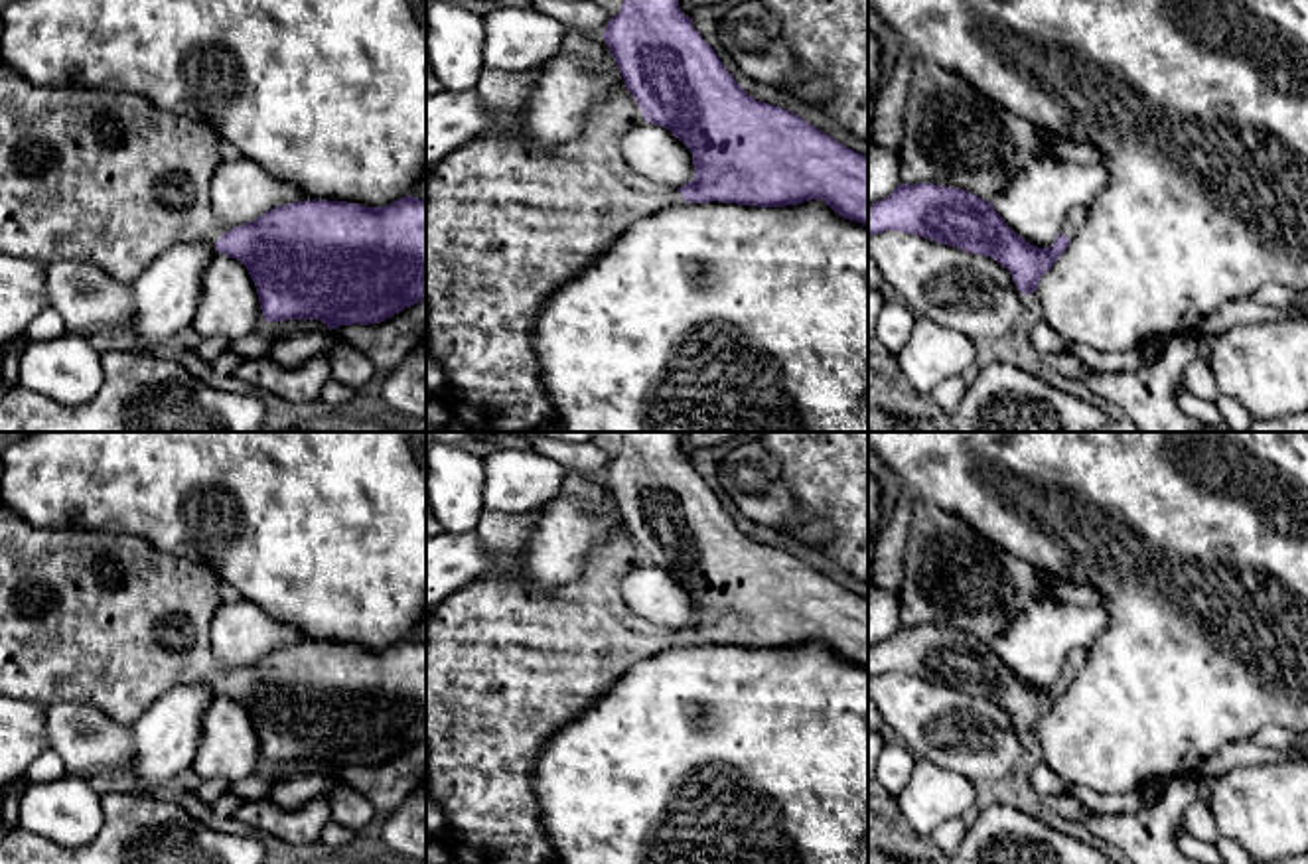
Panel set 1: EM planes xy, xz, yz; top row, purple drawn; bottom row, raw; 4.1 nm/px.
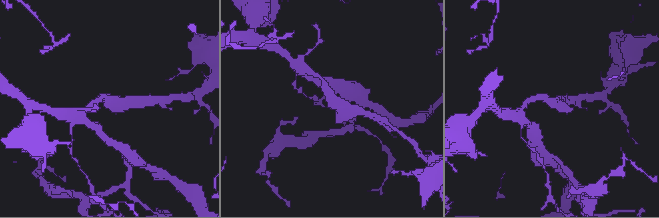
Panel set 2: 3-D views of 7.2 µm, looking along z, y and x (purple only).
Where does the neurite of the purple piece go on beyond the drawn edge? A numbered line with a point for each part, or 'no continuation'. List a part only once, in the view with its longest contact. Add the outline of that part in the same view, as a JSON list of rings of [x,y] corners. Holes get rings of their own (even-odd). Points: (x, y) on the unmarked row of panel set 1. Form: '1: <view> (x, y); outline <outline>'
no continuation

